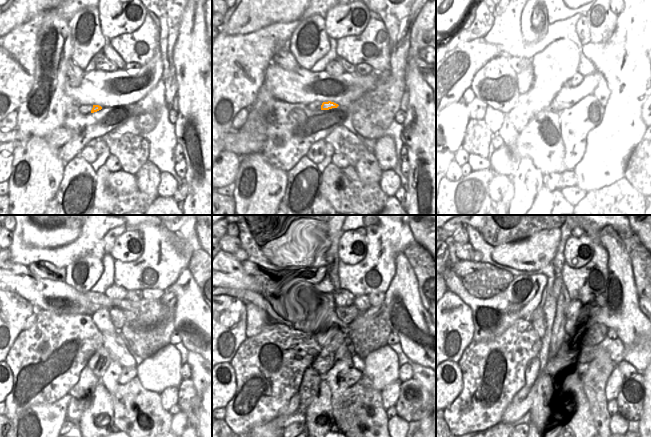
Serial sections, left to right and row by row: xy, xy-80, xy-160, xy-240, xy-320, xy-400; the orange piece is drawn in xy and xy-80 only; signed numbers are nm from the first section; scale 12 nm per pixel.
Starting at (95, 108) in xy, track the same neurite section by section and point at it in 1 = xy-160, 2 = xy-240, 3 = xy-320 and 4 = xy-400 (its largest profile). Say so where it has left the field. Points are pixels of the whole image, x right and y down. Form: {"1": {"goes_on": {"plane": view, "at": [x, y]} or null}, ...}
{"1": {"goes_on": {"plane": "xy-160", "at": [563, 98]}}, "2": {"goes_on": {"plane": "xy-240", "at": [118, 318]}}, "3": {"goes_on": {"plane": "xy-320", "at": [348, 319]}}, "4": {"goes_on": {"plane": "xy-400", "at": [584, 320]}}}

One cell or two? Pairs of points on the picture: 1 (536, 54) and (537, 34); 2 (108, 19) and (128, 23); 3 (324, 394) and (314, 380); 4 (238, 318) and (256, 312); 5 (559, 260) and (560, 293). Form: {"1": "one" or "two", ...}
{"1": "one", "2": "one", "3": "two", "4": "two", "5": "one"}

